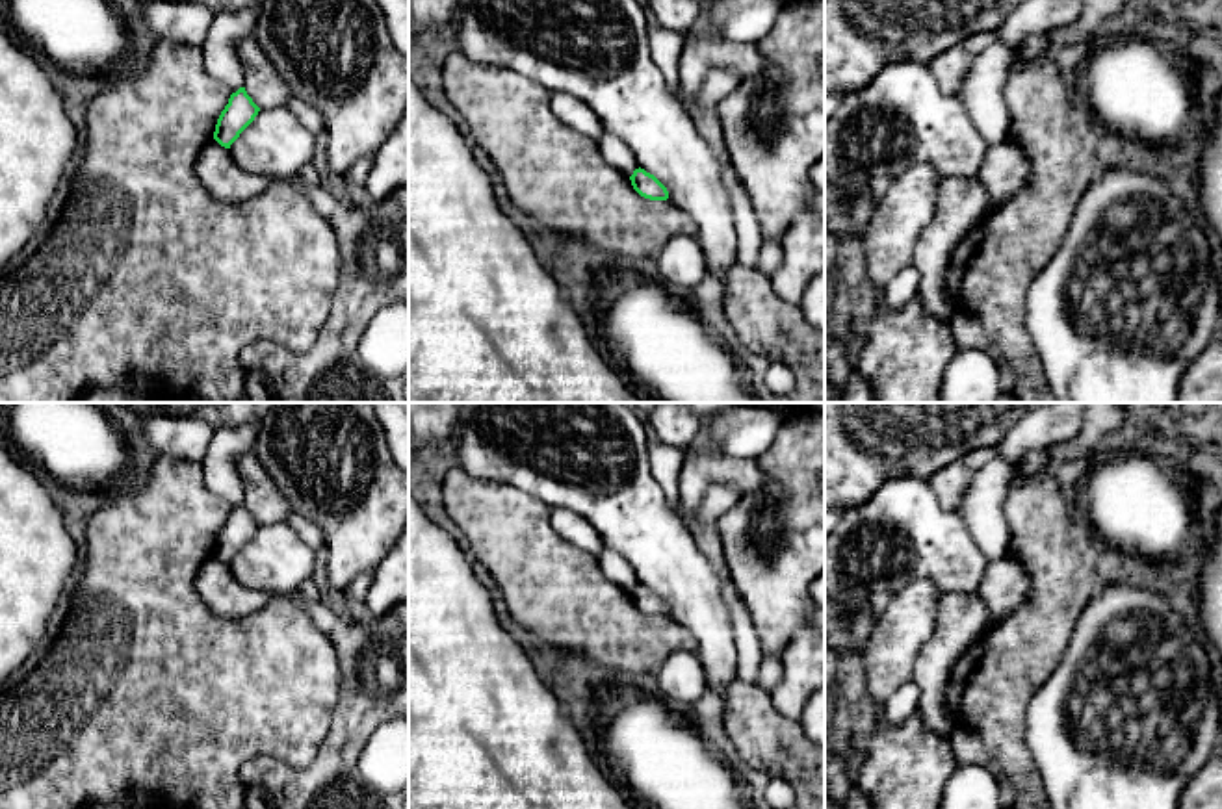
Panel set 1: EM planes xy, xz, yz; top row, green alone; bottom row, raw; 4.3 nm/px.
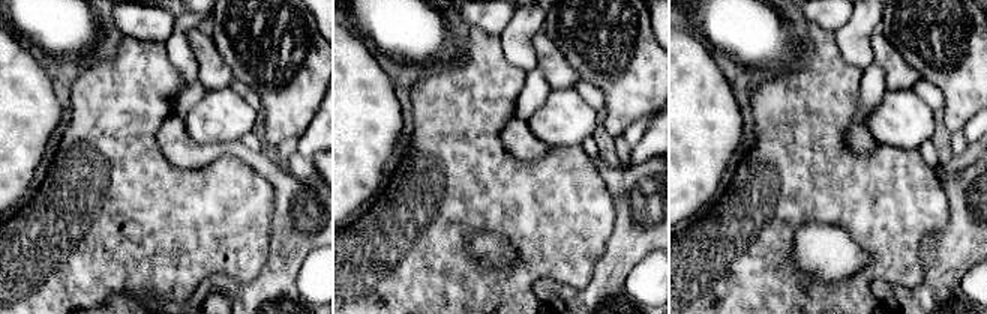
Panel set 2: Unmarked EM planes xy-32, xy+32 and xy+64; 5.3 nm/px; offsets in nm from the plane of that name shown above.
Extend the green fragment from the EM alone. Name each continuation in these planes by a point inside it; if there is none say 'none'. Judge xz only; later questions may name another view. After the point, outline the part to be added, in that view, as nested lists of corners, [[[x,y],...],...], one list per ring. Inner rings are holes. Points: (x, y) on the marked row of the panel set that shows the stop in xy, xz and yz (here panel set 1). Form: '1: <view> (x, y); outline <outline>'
none

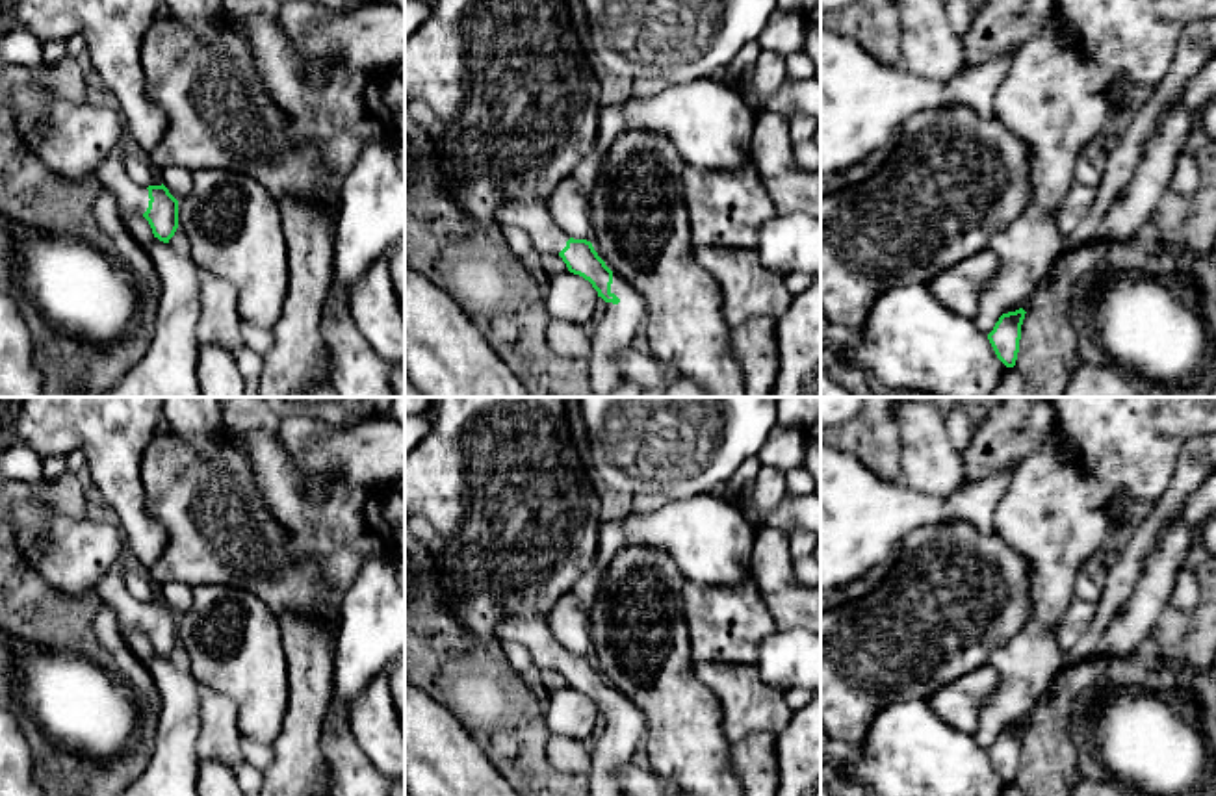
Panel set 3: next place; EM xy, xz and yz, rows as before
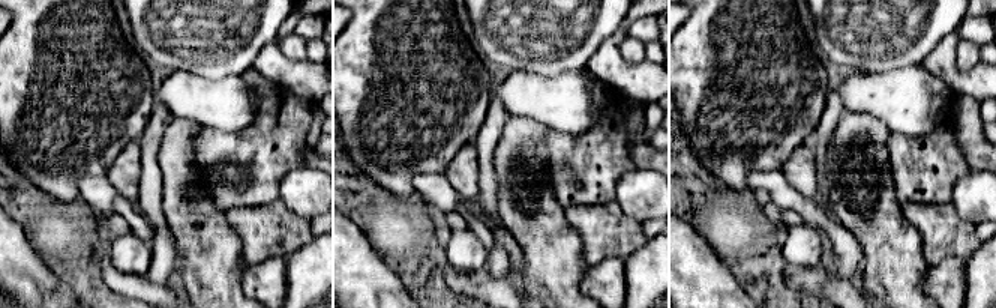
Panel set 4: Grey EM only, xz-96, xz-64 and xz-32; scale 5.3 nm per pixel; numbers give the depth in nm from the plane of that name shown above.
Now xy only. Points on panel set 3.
1: xy (130, 197); outline [[[111,152],[95,167],[95,176],[102,184],[104,191],[115,197],[123,221],[132,213],[145,213],[149,208],[149,189],[137,186],[124,171],[119,152]]]

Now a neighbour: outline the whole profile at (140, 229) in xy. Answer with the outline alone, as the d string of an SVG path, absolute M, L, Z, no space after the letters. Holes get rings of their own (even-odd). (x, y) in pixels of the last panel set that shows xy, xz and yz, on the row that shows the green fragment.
M132 213L128 219L126 219L126 228L128 232L132 234L132 238L143 247L147 249L152 239L154 239L154 234L152 234L152 228L149 225L149 221L141 215L141 213Z

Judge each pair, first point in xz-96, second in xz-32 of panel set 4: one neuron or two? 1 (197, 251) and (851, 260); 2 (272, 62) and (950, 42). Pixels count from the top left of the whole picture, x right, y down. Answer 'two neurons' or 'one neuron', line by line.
1: two neurons
2: one neuron

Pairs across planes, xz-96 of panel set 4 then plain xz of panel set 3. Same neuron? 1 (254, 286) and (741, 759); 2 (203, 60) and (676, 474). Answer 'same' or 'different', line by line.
1: same
2: same

